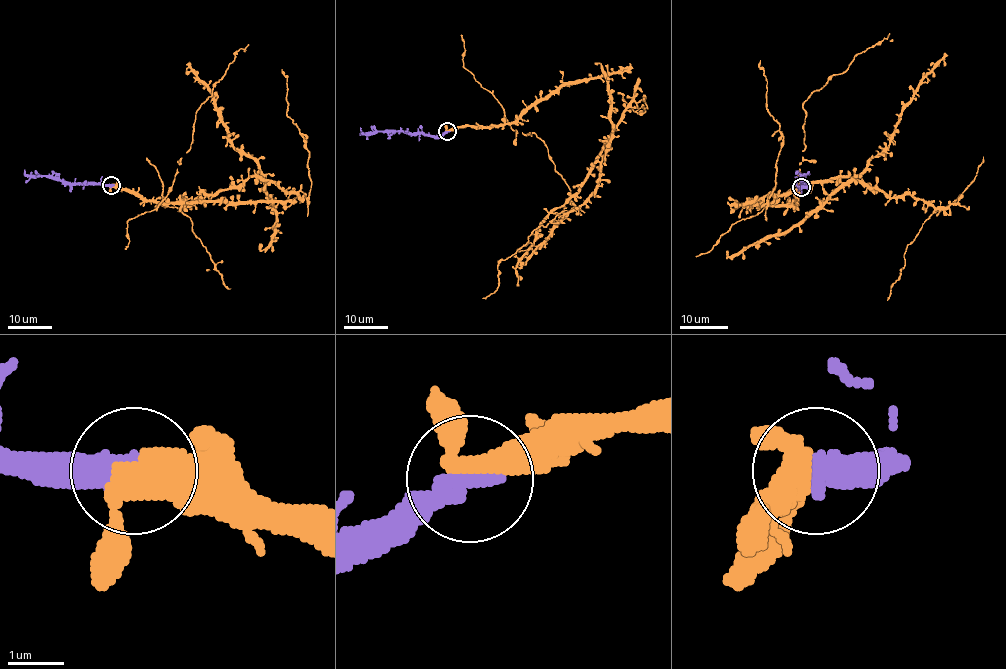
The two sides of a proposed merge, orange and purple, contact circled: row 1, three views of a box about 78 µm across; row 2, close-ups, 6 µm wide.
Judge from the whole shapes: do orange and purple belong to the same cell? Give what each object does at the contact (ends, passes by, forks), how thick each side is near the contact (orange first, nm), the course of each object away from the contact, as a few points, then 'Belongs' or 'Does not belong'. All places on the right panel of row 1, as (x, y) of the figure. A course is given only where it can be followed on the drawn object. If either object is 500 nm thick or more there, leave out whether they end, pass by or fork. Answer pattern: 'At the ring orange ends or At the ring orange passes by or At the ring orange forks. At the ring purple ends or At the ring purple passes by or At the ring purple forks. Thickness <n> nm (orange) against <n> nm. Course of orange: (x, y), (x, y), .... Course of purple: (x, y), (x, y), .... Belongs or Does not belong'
Thickness 360 nm (orange) against 500 nm. Course of orange: (800, 187), (795, 205), (735, 205), (855, 177), (939, 210), (906, 247), (905, 267), (887, 299). Course of purple: (801, 187), (806, 185), (796, 171). Belongs

